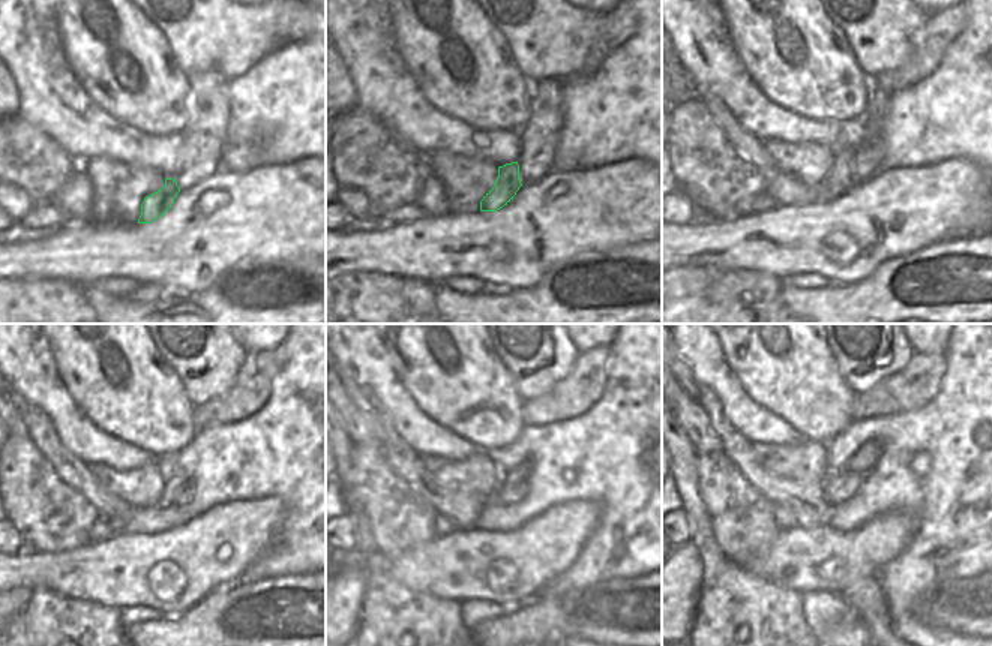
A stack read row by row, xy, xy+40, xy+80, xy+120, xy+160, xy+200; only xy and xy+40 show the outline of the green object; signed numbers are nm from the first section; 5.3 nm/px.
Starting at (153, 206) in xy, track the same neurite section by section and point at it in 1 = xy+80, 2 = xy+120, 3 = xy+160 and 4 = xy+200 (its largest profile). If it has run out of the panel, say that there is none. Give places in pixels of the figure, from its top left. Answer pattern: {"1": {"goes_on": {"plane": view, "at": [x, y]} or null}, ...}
{"1": {"goes_on": {"plane": "xy+80", "at": [841, 179]}}, "2": {"goes_on": {"plane": "xy+120", "at": [179, 492]}}, "3": {"goes_on": {"plane": "xy+160", "at": [520, 474]}}, "4": {"goes_on": {"plane": "xy+200", "at": [865, 459]}}}

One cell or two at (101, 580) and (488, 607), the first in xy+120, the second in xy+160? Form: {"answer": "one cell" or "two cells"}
{"answer": "two cells"}

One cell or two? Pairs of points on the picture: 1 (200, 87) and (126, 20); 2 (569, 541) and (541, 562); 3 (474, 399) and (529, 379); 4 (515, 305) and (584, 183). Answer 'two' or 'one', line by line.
1: two
2: one
3: two
4: two

